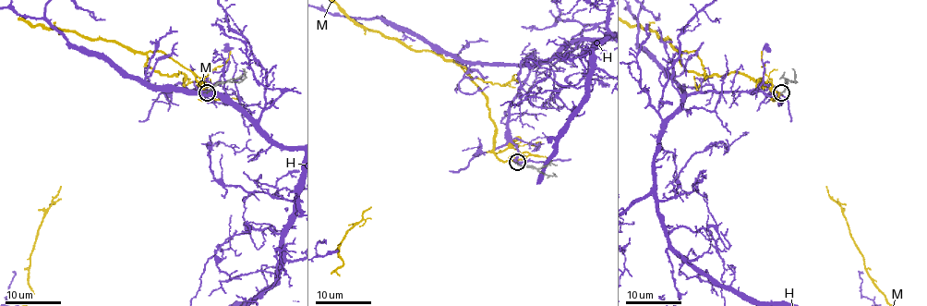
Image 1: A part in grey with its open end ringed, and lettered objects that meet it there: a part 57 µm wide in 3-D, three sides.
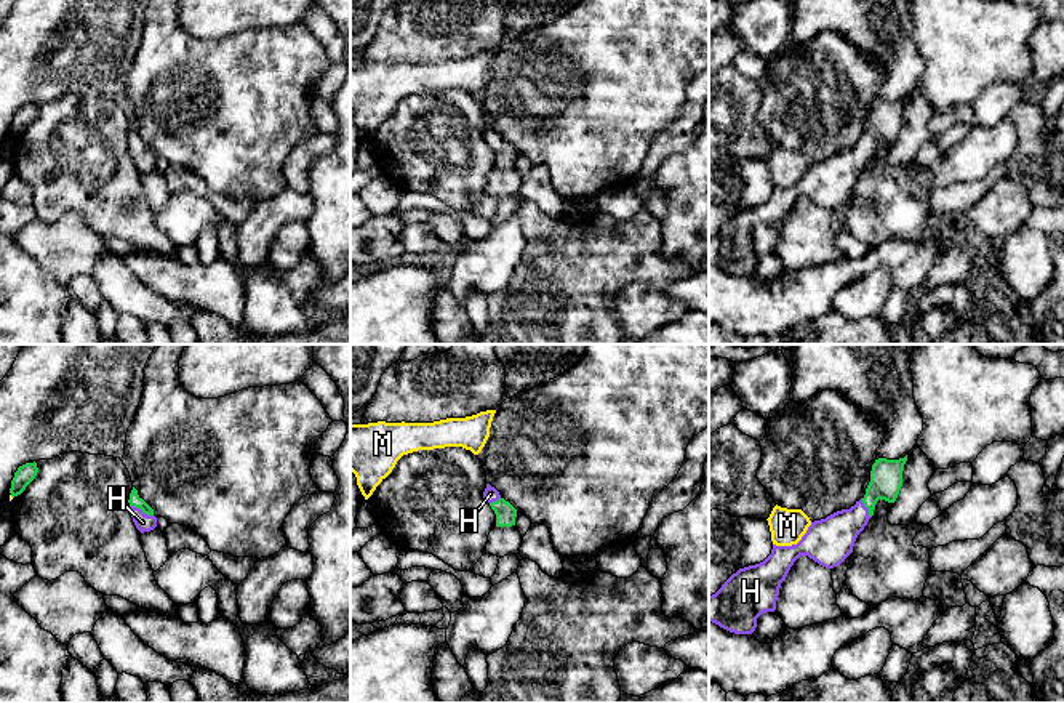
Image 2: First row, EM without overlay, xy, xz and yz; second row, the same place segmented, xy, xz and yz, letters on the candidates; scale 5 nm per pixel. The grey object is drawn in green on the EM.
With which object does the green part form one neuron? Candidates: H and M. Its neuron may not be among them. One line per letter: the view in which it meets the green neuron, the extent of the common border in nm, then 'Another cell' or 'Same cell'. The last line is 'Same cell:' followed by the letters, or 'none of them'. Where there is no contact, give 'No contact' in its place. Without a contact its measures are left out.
H: Touches green in xy. Shared border 130 nm. Same cell
M: No contact. Another cell
Same cell: H

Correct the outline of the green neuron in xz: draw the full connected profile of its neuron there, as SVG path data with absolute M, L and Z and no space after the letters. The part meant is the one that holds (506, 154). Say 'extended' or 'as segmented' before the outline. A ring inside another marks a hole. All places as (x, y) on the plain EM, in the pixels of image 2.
extended; M486 125L483 139L490 144L496 155L496 168L515 167L517 151L509 143L506 143L494 128Z

